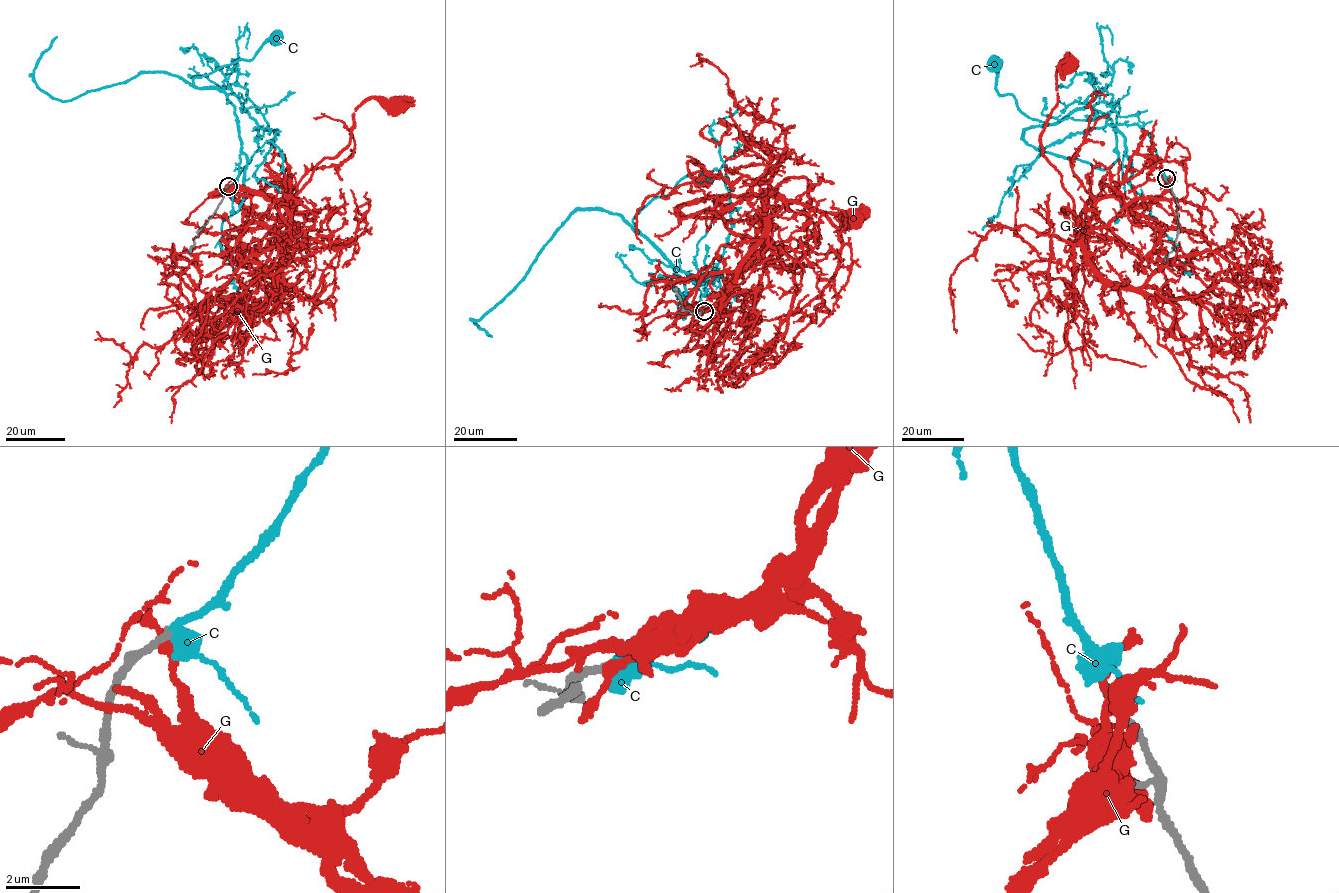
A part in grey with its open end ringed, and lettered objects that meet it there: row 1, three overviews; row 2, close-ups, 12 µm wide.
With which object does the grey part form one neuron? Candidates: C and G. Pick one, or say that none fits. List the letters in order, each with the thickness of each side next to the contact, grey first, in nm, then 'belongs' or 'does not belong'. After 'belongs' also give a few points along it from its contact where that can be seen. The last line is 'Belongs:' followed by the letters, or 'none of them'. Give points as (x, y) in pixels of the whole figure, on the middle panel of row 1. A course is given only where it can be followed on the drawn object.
C: 200 nm thick on the grey side, 440 nm on the other; belongs; it runs (703, 311), (725, 302), (715, 267), (698, 284), (656, 249), (633, 219), (688, 175), (706, 178)
G: 240 nm thick on the grey side, 200 nm on the other; does not belong
Belongs: C

